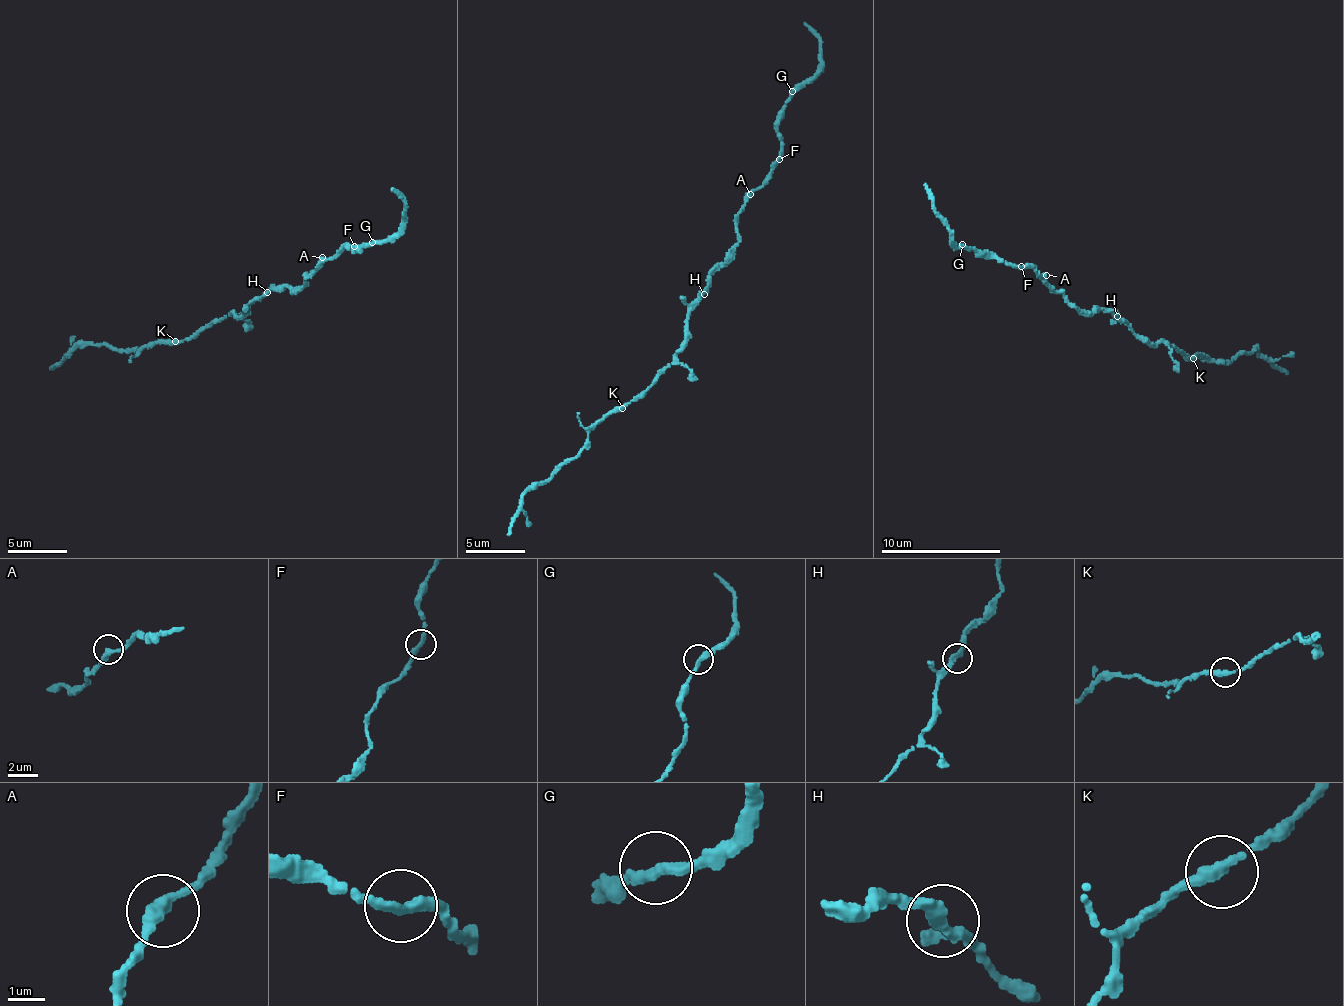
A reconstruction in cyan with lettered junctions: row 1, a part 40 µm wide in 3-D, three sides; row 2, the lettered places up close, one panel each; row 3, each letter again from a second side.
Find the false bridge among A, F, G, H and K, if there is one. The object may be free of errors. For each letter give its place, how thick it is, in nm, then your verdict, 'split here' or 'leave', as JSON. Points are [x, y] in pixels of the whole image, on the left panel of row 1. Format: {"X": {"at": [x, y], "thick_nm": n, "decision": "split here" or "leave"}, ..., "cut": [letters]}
{"A": {"at": [322, 257], "thick_nm": 320, "decision": "leave"}, "F": {"at": [354, 246], "thick_nm": 320, "decision": "leave"}, "G": {"at": [372, 242], "thick_nm": 320, "decision": "leave"}, "H": {"at": [267, 292], "thick_nm": 300, "decision": "leave"}, "K": {"at": [175, 341], "thick_nm": 320, "decision": "leave"}, "cut": []}

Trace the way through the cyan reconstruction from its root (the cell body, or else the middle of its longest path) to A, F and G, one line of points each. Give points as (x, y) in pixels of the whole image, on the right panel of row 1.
A: (1114, 313), (1097, 309), (1089, 313), (1080, 309), (1048, 285), (1046, 275)
F: (1114, 313), (1097, 309), (1089, 313), (1080, 309), (1048, 285), (1038, 270), (1021, 266)
G: (1114, 313), (1097, 309), (1089, 313), (1048, 285), (1038, 270), (985, 259), (962, 244)

